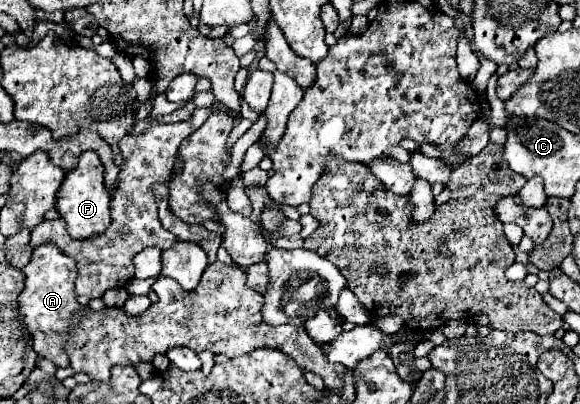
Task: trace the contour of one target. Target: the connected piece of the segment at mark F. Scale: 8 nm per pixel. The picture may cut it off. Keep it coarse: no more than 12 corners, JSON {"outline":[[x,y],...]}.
{"outline":[[87,150],[67,172],[55,208],[71,238],[103,234],[111,196]]}

